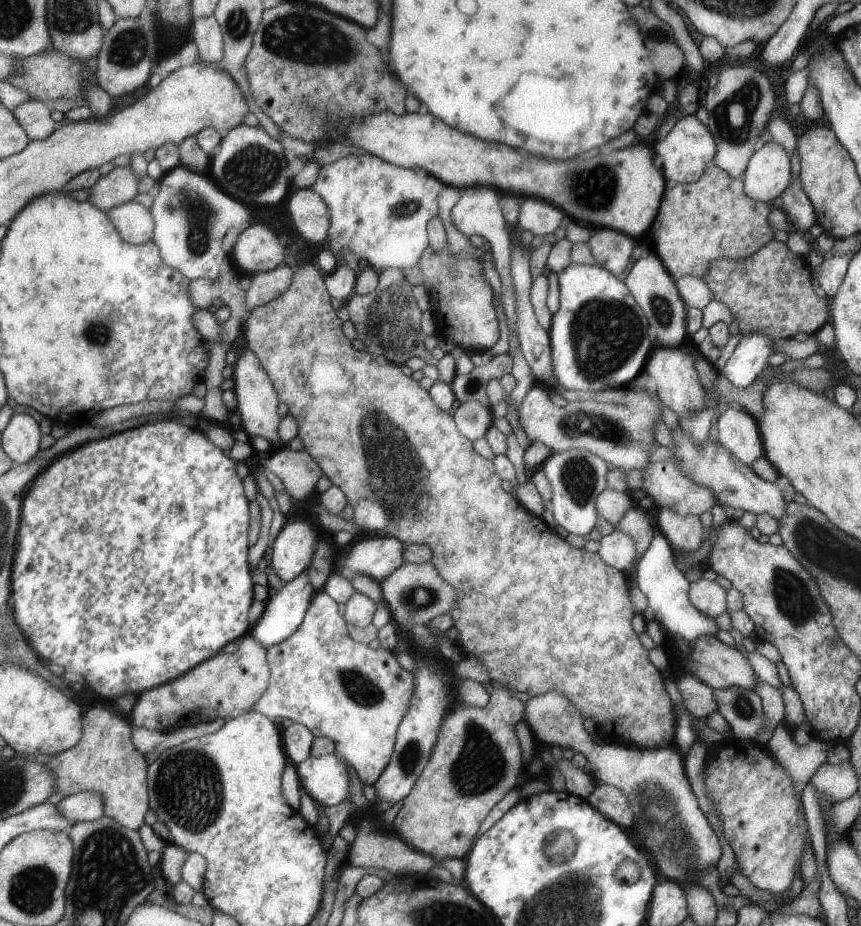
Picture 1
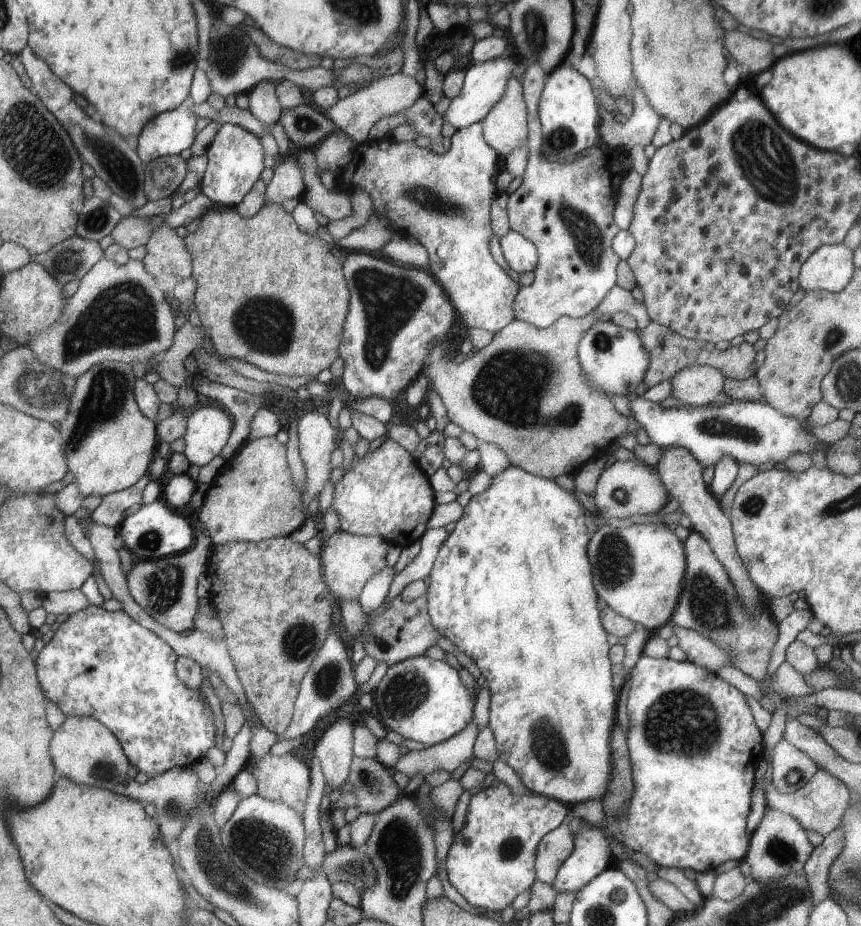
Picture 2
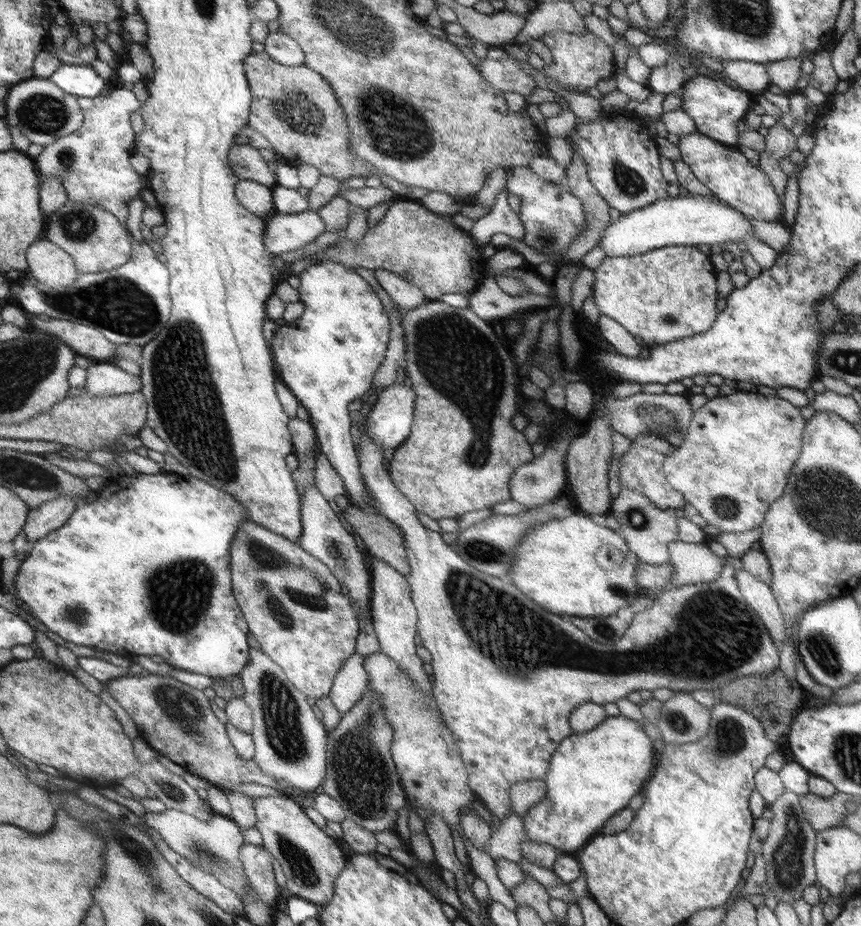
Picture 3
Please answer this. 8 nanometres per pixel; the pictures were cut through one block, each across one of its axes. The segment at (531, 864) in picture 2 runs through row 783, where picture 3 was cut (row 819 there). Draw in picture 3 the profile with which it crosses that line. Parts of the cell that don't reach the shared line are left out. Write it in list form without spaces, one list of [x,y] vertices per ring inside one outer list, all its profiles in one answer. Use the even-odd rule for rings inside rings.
[[[371,390],[361,398],[362,409],[358,412],[352,413],[351,419],[360,427],[360,445],[357,447],[360,452],[359,464],[360,472],[364,476],[364,486],[368,488],[369,498],[371,499],[371,508],[374,513],[388,518],[390,522],[394,522],[402,536],[404,536],[404,548],[406,548],[407,562],[410,564],[410,573],[405,576],[412,588],[412,600],[415,602],[415,607],[418,609],[419,626],[418,631],[420,638],[422,638],[423,648],[426,648],[431,654],[431,665],[433,666],[434,683],[432,692],[435,699],[435,704],[438,710],[444,714],[444,722],[448,724],[458,748],[460,748],[460,756],[463,757],[464,764],[466,764],[468,772],[468,780],[470,787],[475,791],[476,801],[482,802],[483,806],[489,810],[493,815],[495,814],[499,820],[506,815],[512,813],[512,802],[510,797],[510,790],[512,790],[512,783],[518,783],[524,780],[536,780],[544,778],[548,767],[551,766],[552,755],[558,750],[560,743],[568,736],[572,735],[571,729],[571,714],[580,705],[592,702],[599,705],[606,703],[615,703],[616,701],[627,698],[630,692],[638,690],[653,691],[656,688],[669,688],[673,692],[691,693],[692,690],[708,689],[718,691],[718,689],[729,682],[740,677],[759,676],[772,674],[776,668],[779,668],[779,649],[776,648],[775,642],[764,626],[763,620],[760,619],[759,613],[751,607],[751,605],[744,602],[738,584],[736,584],[736,570],[728,563],[723,568],[721,575],[709,583],[698,584],[684,584],[678,588],[662,589],[657,592],[653,599],[651,608],[642,609],[635,614],[631,624],[629,624],[624,636],[614,645],[602,645],[599,642],[591,640],[587,633],[582,632],[580,627],[576,624],[562,620],[560,616],[554,616],[550,612],[546,612],[544,608],[540,608],[538,604],[534,604],[532,600],[528,600],[524,594],[520,594],[520,590],[514,584],[504,582],[506,579],[492,576],[485,572],[477,571],[472,565],[463,559],[454,549],[442,540],[441,533],[437,533],[424,527],[420,523],[419,516],[417,516],[417,509],[400,488],[392,483],[391,473],[388,472],[387,462],[384,460],[384,449],[375,444],[375,440],[367,434],[366,416],[371,414],[373,407],[377,404],[379,398],[379,390]]]

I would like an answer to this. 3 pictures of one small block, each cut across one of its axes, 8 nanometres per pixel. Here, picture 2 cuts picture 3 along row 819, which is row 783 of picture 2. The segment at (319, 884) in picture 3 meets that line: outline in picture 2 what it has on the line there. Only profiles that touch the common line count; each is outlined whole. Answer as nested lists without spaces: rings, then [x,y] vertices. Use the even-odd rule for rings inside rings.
[[[295,752],[262,756],[252,774],[257,780],[258,796],[287,804],[303,816],[312,784],[311,769]]]

